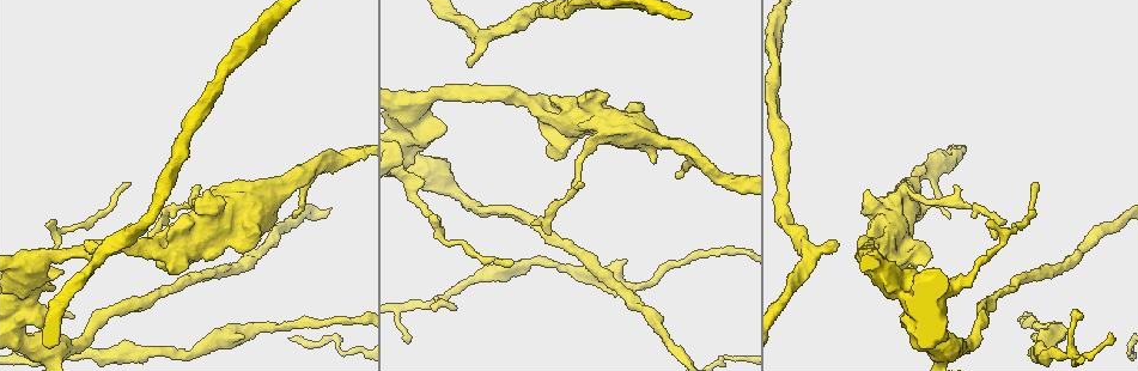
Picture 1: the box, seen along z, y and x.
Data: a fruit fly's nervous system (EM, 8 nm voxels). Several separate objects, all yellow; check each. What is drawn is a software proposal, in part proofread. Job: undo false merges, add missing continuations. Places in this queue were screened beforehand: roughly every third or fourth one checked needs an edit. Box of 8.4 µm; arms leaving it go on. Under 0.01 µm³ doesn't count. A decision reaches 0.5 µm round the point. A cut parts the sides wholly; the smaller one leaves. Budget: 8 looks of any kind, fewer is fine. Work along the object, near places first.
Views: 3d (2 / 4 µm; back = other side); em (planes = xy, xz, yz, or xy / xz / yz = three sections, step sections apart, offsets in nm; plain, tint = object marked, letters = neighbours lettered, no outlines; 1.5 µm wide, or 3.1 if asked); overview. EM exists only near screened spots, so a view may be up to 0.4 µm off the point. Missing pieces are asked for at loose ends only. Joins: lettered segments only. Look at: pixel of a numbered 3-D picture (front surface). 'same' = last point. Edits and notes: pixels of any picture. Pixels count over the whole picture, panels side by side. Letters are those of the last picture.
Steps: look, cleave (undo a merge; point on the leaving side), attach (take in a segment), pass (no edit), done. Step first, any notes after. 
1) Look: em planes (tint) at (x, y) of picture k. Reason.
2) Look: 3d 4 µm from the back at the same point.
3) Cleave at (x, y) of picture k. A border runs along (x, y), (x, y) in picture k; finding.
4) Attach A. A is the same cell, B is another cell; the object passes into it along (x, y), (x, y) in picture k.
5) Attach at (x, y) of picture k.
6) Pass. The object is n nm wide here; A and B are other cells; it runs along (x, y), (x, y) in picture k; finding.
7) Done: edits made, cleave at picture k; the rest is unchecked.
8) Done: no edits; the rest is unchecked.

Look: 3d 4 µm at (409, 338) of picture 1.

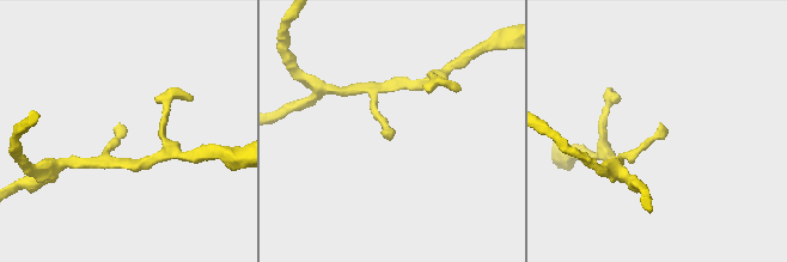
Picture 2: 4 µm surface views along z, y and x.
Look: em planes (letters) at (123, 127) of picture 2.

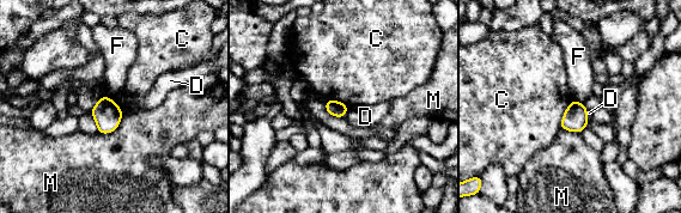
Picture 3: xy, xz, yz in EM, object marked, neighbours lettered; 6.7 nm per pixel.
Pass. C, D, F and M are other cells; a border runs along (573, 99), (565, 110), (559, 128) in picture 3; none of them fits.

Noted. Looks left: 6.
Look: em planes (letters) at (128, 182) of picture 1.

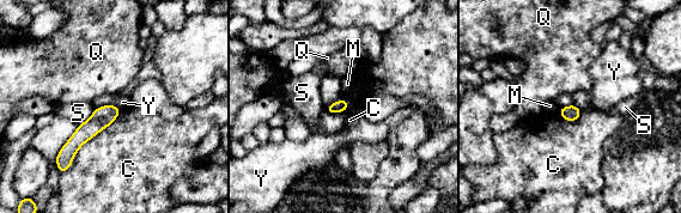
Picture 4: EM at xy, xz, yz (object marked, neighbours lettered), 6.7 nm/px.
Pass. C, M, Q, S and Y are other cells; a border runs along (348, 99), (335, 101), (326, 107) in picture 4; none of them fits.

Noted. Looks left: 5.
Look: em planes (tint) at (238, 253) of picture 1. Free end.

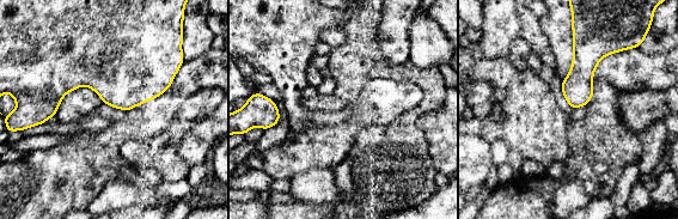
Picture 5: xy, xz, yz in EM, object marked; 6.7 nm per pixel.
Look: em planes (letters) at the same point.

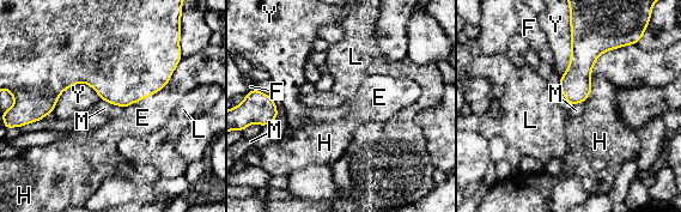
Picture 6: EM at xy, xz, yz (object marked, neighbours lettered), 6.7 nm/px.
Pass. E, F, H, L, M and Y are other cells; a border runs along (101, 98), (123, 108) in picture 6; no lettered segment goes on from it.

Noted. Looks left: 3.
Done: no edits; the rest is unchecked.

